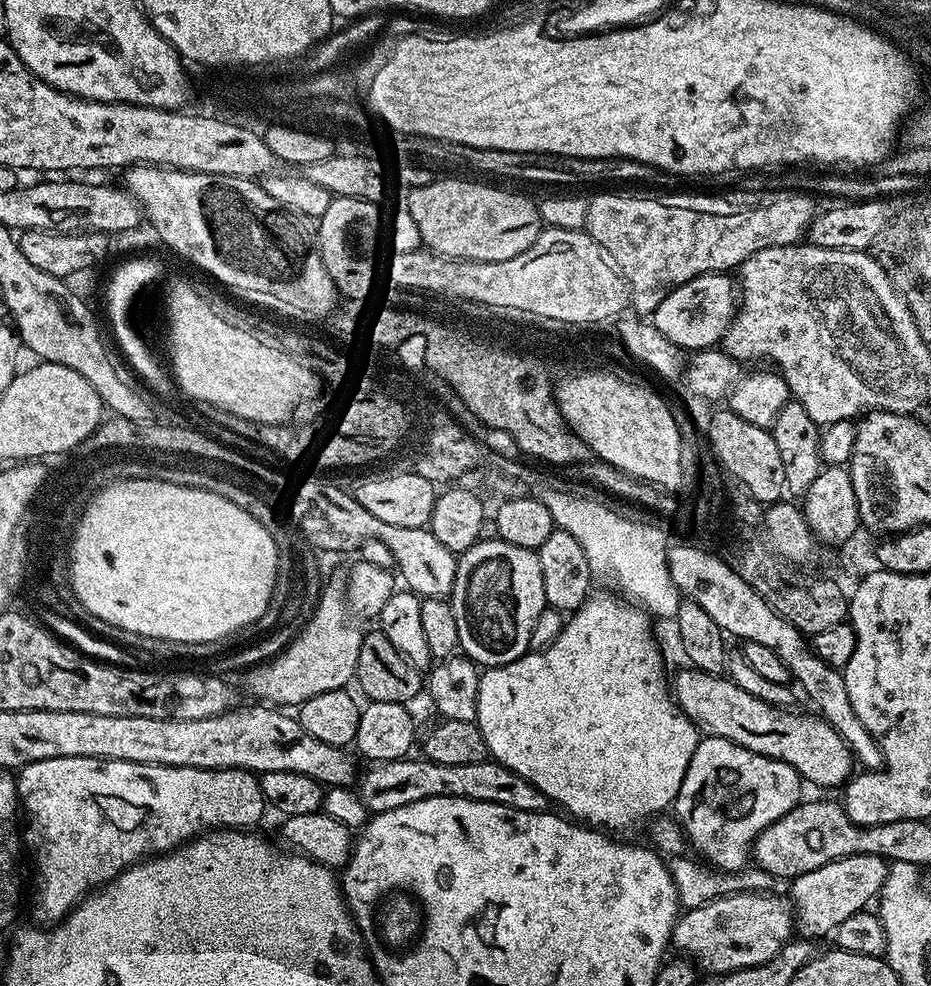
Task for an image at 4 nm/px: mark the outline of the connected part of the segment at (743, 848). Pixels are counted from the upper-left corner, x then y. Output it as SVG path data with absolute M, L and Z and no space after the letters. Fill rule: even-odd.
M704 736L699 741L690 758L690 766L686 770L686 778L682 778L682 786L676 795L674 816L684 834L687 843L697 852L699 859L713 869L725 872L739 872L750 864L752 844L782 814L786 814L801 803L800 784L802 777L796 773L794 766L769 756L758 754L741 744L730 742L726 738Z

